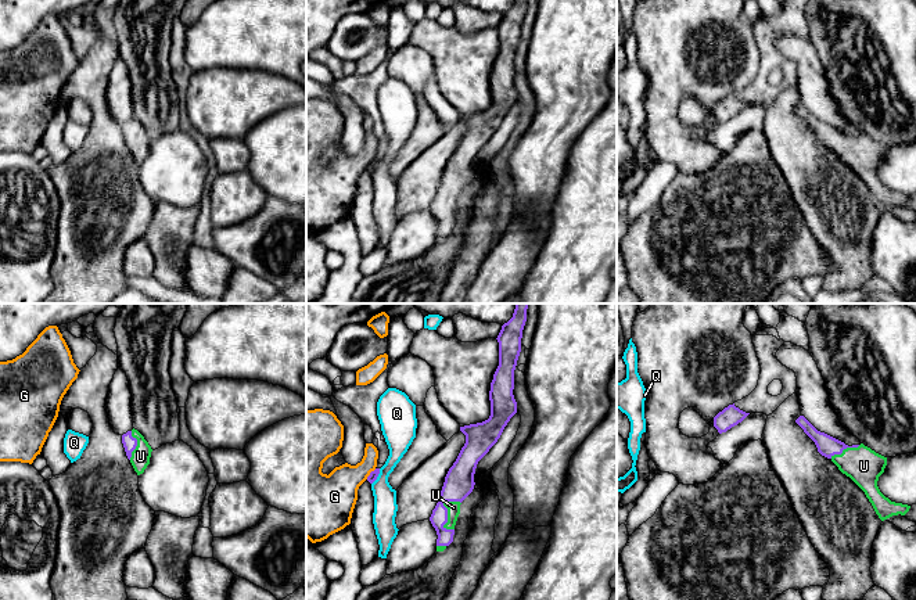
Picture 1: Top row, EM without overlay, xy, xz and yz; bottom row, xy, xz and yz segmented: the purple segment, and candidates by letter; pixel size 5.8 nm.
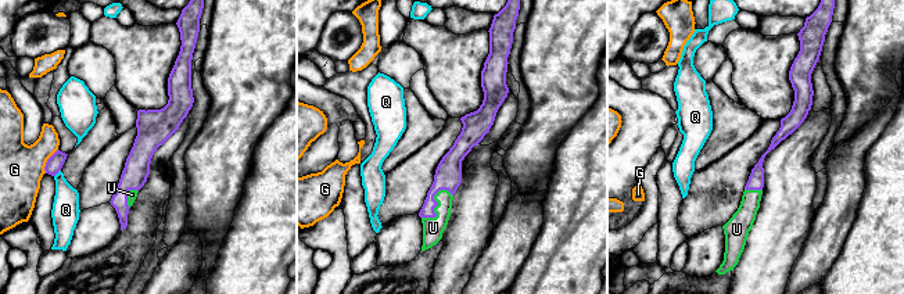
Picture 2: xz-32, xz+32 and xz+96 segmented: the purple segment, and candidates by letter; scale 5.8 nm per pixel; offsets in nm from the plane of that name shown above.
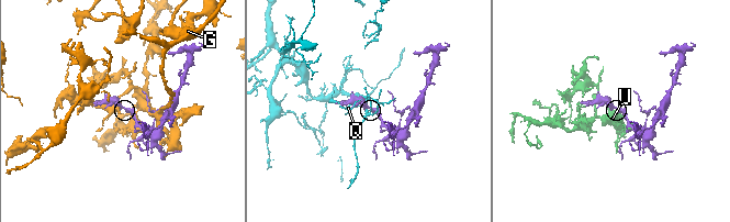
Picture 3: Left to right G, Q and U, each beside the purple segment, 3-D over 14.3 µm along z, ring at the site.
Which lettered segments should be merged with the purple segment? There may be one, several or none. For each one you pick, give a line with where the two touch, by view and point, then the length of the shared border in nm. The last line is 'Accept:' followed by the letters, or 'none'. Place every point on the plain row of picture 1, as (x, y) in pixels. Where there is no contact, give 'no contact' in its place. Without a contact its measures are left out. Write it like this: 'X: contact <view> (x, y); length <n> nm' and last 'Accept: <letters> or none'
U: contact xz (446, 208); length 190 nm
Accept: U

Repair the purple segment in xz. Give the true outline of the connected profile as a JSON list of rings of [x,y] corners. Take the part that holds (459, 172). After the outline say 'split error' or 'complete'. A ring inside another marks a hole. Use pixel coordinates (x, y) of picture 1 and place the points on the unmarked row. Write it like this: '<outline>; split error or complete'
[[[514,0],[513,7],[502,15],[496,28],[499,32],[499,55],[491,72],[489,108],[460,116],[466,125],[466,133],[445,166],[439,190],[430,206],[438,224],[437,241],[443,241],[453,231],[460,194],[475,175],[477,154],[497,132],[504,116],[517,103],[517,91],[513,85],[514,60],[521,42],[525,11],[527,0]]]; split error

